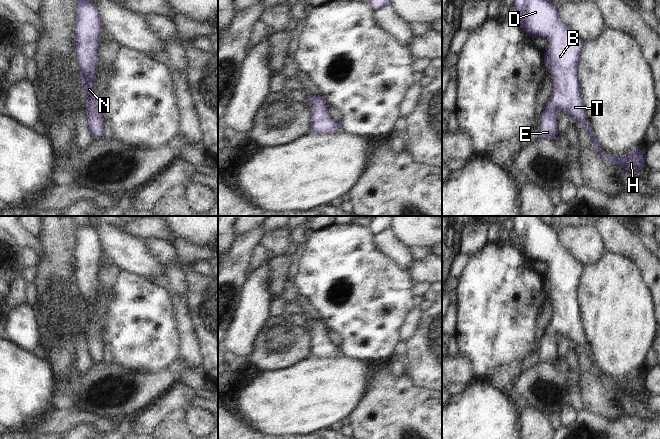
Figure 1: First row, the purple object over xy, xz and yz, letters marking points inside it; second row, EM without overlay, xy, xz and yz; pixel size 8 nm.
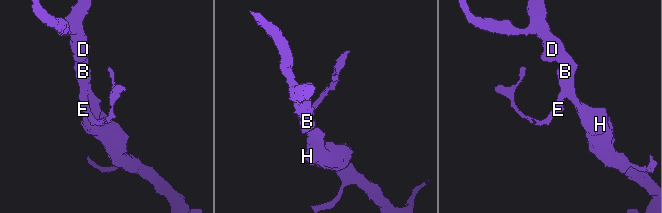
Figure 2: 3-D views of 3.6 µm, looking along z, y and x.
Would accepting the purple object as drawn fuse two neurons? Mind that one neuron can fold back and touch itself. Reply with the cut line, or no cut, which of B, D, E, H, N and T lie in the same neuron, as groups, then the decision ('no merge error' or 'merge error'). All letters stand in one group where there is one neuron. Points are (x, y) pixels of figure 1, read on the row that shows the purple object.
no cut | B D E H N T | no merge error

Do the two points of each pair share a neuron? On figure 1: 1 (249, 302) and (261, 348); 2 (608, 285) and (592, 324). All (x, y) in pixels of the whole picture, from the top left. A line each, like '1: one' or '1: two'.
1: two
2: one

